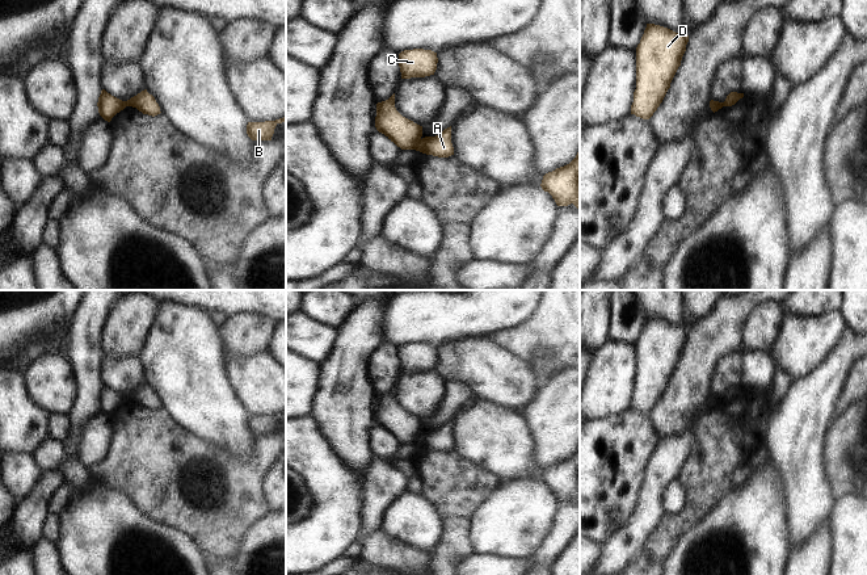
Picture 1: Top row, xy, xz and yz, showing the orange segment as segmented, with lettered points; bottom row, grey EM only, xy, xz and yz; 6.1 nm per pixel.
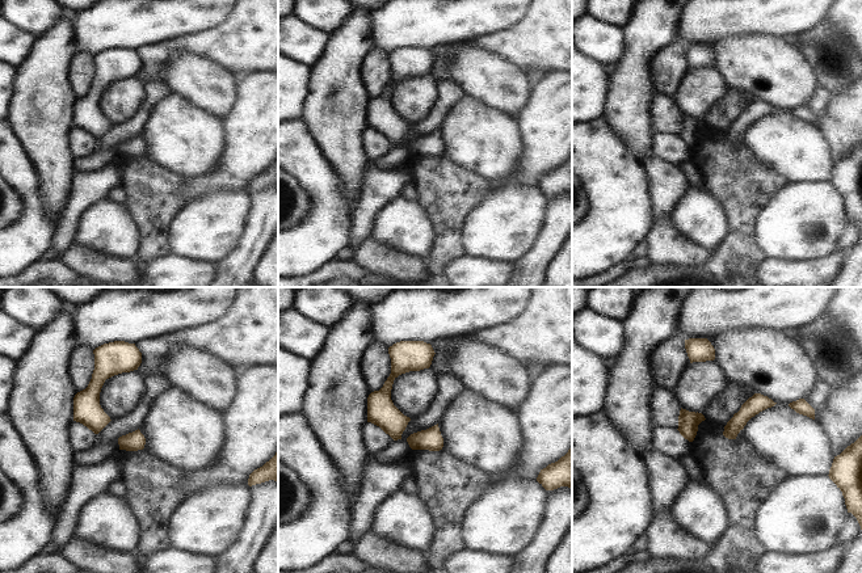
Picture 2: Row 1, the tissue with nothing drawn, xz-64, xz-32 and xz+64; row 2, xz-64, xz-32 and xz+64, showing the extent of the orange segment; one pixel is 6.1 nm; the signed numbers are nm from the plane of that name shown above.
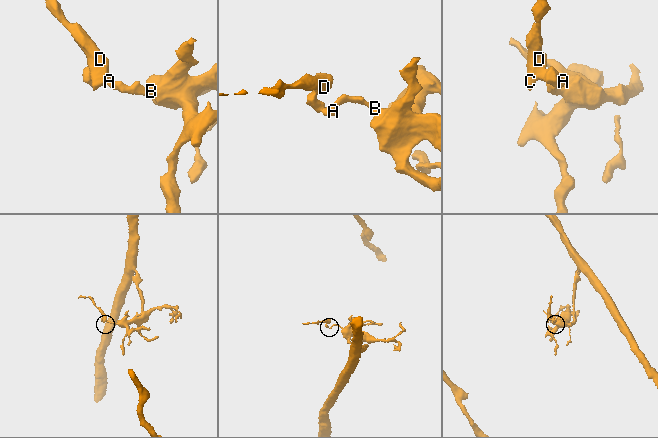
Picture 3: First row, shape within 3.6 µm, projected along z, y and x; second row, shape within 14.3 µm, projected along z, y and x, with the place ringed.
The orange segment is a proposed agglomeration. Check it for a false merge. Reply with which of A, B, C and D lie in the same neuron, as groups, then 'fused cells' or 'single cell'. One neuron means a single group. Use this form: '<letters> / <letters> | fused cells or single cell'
A B / C D | fused cells

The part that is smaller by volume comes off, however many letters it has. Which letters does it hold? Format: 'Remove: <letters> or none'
Remove: C, D

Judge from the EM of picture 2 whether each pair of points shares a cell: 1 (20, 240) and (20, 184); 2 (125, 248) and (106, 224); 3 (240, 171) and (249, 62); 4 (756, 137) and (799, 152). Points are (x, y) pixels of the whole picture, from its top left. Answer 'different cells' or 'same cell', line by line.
1: same cell
2: same cell
3: different cells
4: same cell

